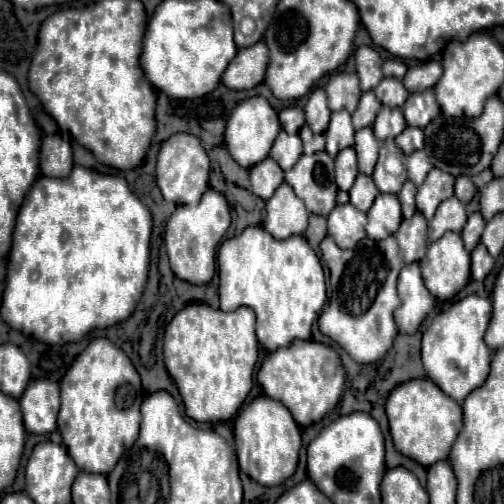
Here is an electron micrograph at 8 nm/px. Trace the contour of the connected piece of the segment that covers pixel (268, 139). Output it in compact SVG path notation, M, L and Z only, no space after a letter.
M254 96L254 98L248 98L248 100L242 100L230 114L228 122L226 122L226 134L224 134L224 144L230 152L230 156L242 166L242 168L250 168L258 162L262 162L276 136L280 132L280 122L278 122L278 114L276 110L268 104L266 98L262 96Z

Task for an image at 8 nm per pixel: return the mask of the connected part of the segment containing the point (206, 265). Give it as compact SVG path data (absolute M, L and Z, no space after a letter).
M208 188L204 192L198 206L178 206L168 220L166 234L164 234L166 252L168 252L174 274L180 280L186 280L190 284L210 282L210 278L214 276L214 268L216 268L214 252L216 252L216 246L220 244L222 236L226 234L228 226L230 226L228 202L220 192L216 192L212 188Z

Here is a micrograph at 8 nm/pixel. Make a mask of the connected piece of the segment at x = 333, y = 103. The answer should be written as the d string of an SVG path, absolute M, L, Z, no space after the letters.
M336 72L330 76L326 84L328 94L328 106L332 112L346 108L348 112L354 112L362 90L358 88L358 76L356 72Z

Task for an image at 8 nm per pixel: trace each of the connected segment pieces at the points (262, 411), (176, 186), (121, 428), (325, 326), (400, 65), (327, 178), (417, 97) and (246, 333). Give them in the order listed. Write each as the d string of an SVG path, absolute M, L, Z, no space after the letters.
M258 396L250 404L245 404L234 419L234 437L239 476L242 471L262 486L278 486L294 474L300 452L300 428L282 402Z
M174 134L160 144L158 164L156 164L156 182L168 202L176 204L198 204L202 192L208 188L208 170L210 160L200 140L192 134Z
M94 338L64 374L60 396L62 406L58 412L58 430L76 466L86 472L112 472L126 450L128 440L134 444L138 438L140 426L144 390L130 358L108 338Z
M330 236L320 244L322 258L330 268L330 304L318 318L318 328L322 334L338 342L352 360L358 364L372 364L382 360L398 334L392 310L398 306L396 278L404 262L398 252L394 236L382 242L364 238L356 248L342 250Z
M388 58L388 60L384 60L384 66L382 66L382 70L384 70L384 76L392 76L392 78L402 78L404 74L406 74L406 64L402 62L402 60L396 60L396 58Z
M316 152L316 154L310 154L310 156L302 154L298 164L290 172L286 172L284 180L292 186L296 196L306 204L308 212L328 216L332 212L332 208L336 206L338 186L334 184L334 160L326 152Z
M428 88L424 92L410 94L410 98L402 106L402 110L404 110L406 124L418 126L418 128L424 128L432 118L436 118L440 114L440 108L436 104L432 88Z
M208 304L184 306L164 332L164 364L178 386L186 416L196 422L222 422L236 416L252 388L258 340L254 334L256 314L252 308L222 312Z

